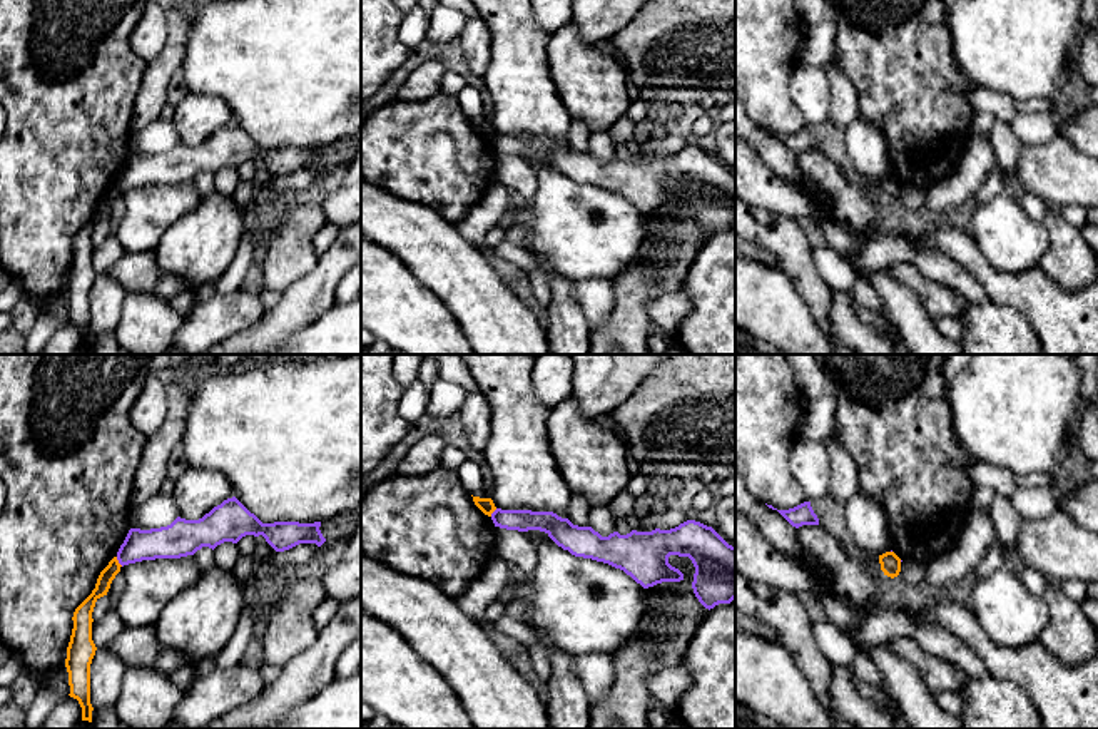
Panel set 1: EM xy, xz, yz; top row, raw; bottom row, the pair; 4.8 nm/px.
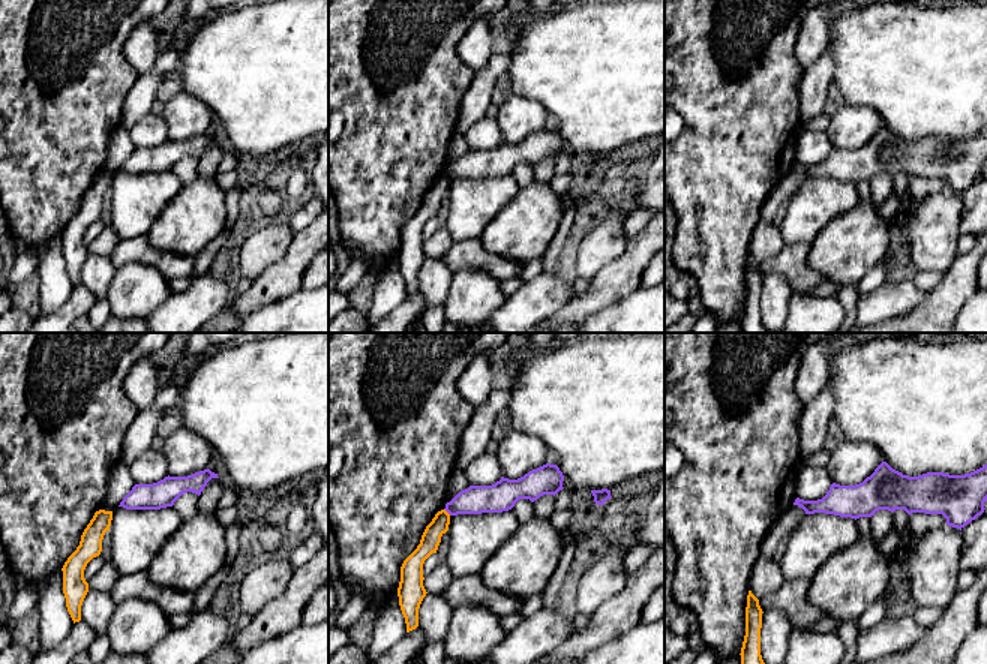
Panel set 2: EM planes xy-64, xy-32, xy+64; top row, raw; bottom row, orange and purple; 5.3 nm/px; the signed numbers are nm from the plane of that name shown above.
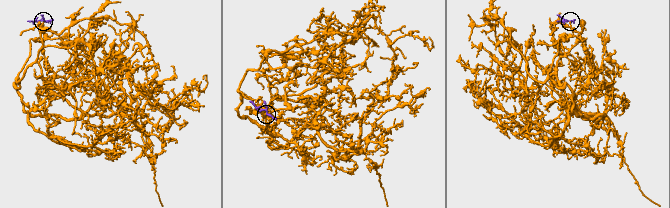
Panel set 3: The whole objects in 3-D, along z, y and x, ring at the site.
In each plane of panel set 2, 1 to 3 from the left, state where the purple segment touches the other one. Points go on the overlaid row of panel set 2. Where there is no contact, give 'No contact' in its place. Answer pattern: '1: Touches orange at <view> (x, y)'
1: No contact
2: Touches orange at xy-32 (446, 511)
3: No contact

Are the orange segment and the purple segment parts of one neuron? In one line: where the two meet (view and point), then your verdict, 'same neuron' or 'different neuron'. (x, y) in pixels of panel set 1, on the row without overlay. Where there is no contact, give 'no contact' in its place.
xy (117, 188) | different neuron

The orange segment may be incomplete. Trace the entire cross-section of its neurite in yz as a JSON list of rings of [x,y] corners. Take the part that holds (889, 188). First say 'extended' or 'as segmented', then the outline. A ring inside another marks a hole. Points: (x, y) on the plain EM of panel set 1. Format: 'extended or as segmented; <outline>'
as segmented; [[[894,177],[879,181],[881,196],[884,201],[894,204],[901,197],[901,184]]]

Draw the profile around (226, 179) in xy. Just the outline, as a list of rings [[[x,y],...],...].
[[[224,167],[214,174],[214,191],[232,196],[239,181],[237,169]]]

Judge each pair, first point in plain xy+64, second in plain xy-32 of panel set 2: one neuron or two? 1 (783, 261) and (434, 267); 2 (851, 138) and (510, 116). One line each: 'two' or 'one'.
1: two
2: one

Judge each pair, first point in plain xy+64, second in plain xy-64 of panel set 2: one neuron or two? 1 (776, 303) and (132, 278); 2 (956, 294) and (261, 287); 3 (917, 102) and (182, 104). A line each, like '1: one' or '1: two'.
1: two
2: one
3: two

